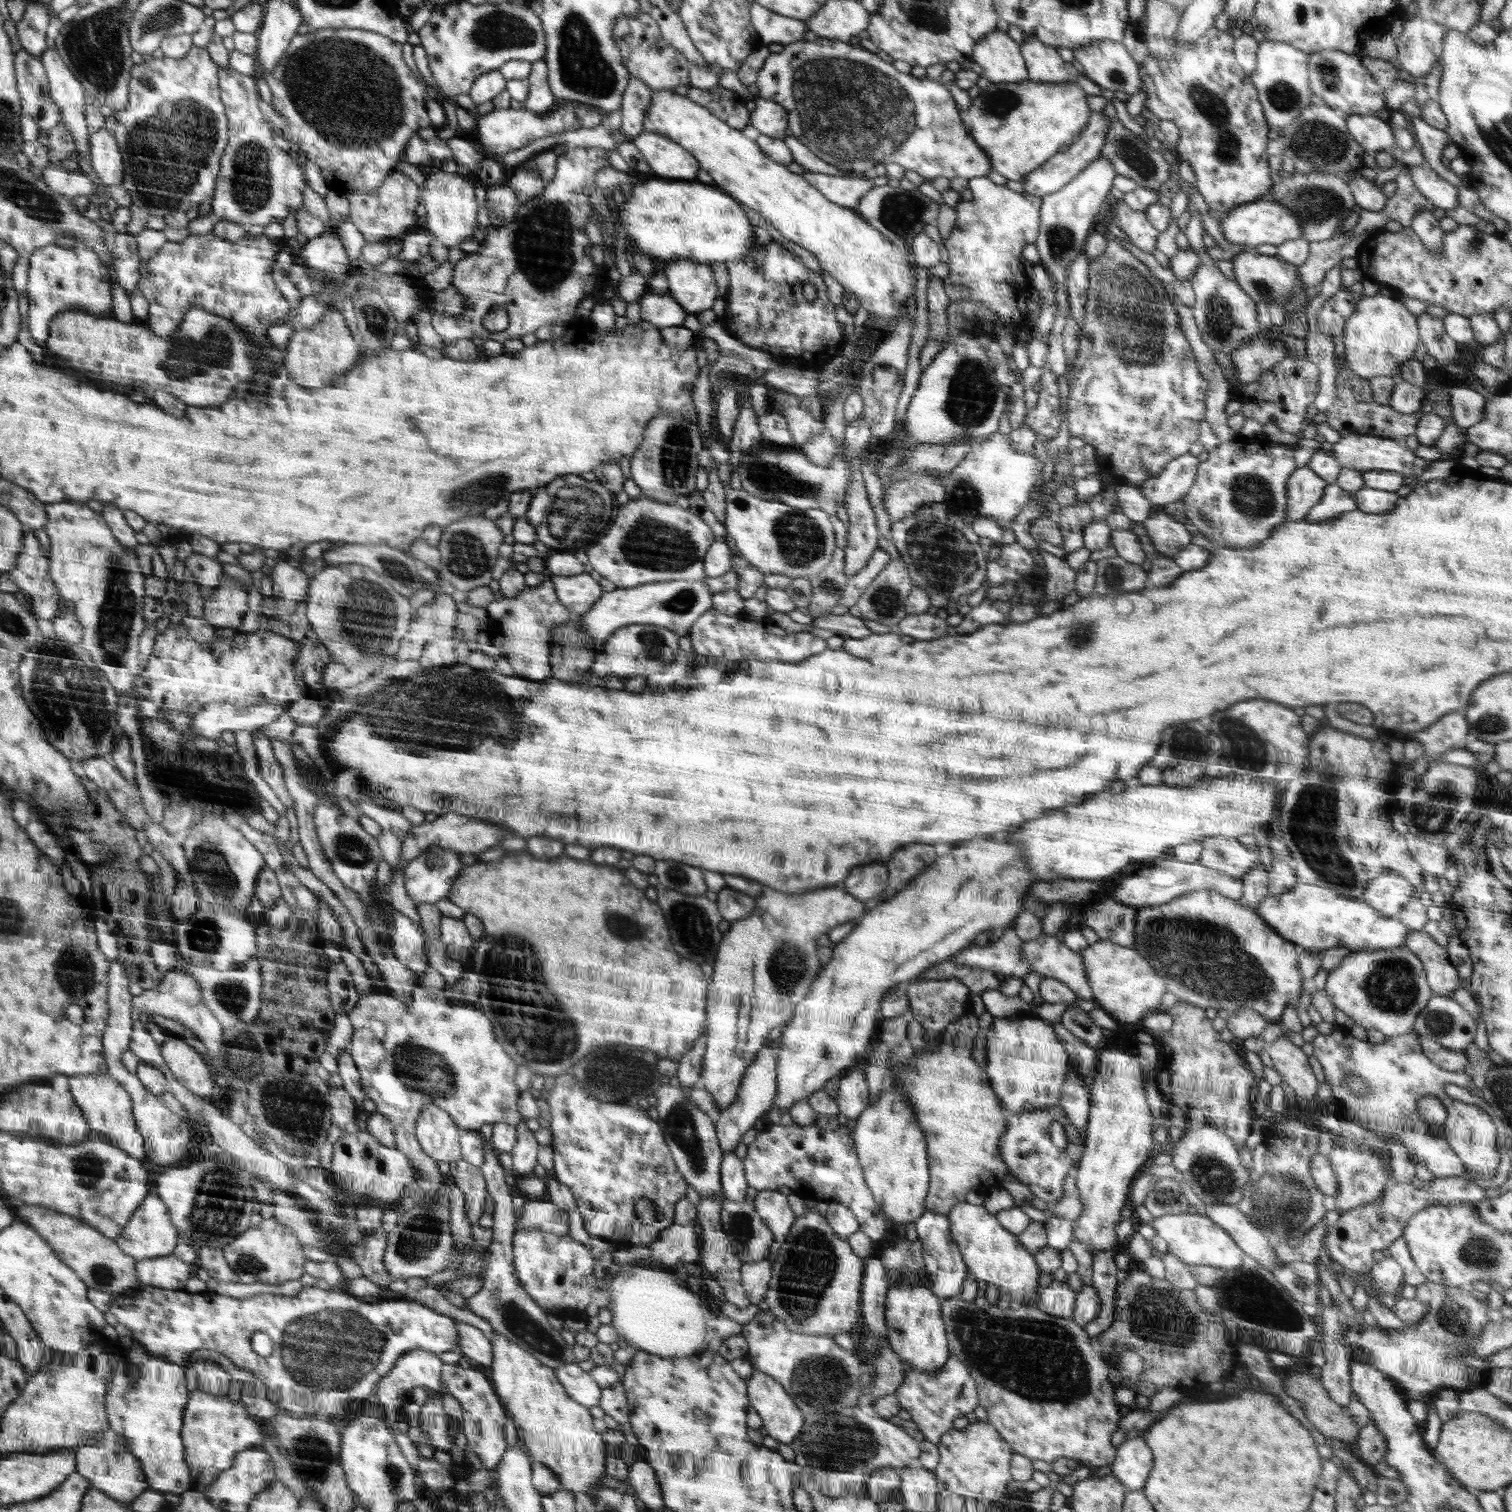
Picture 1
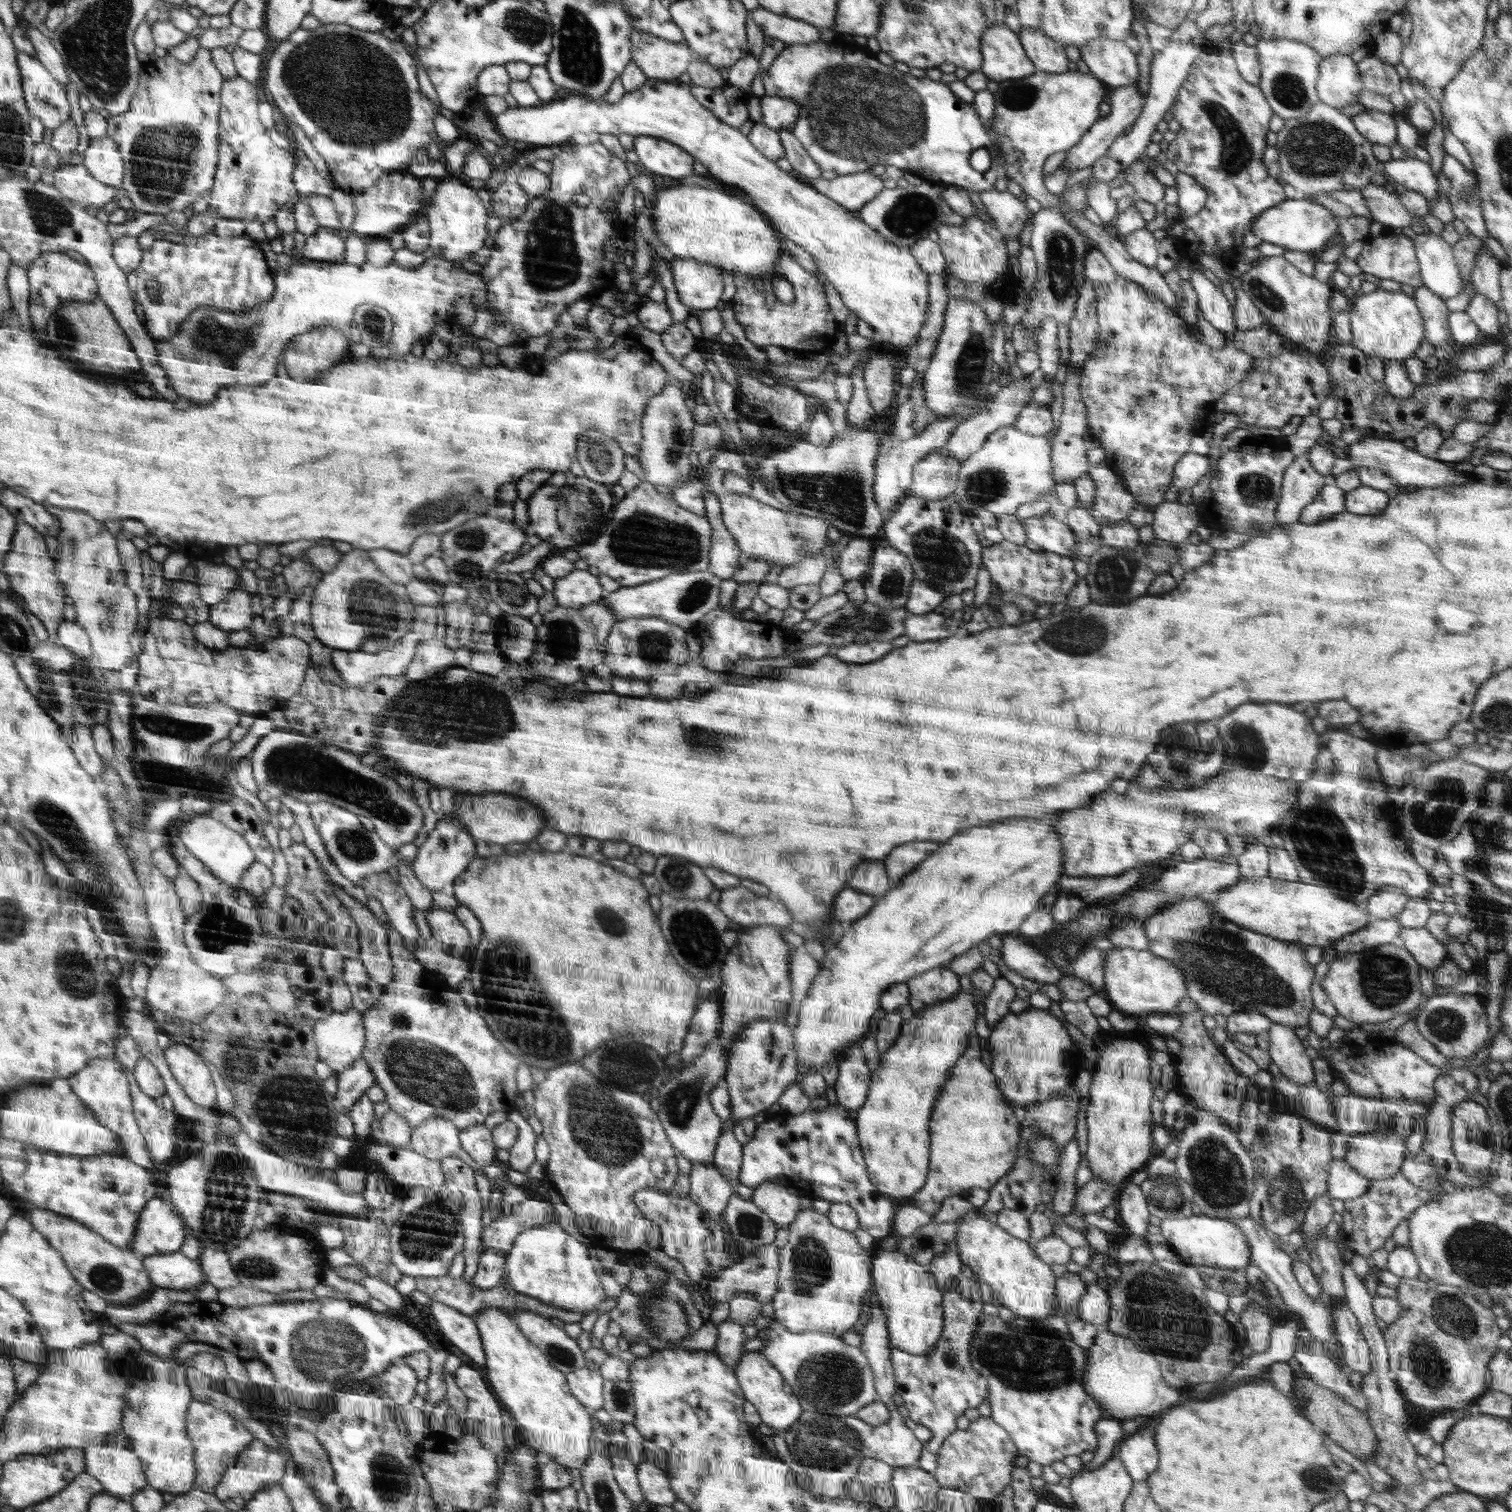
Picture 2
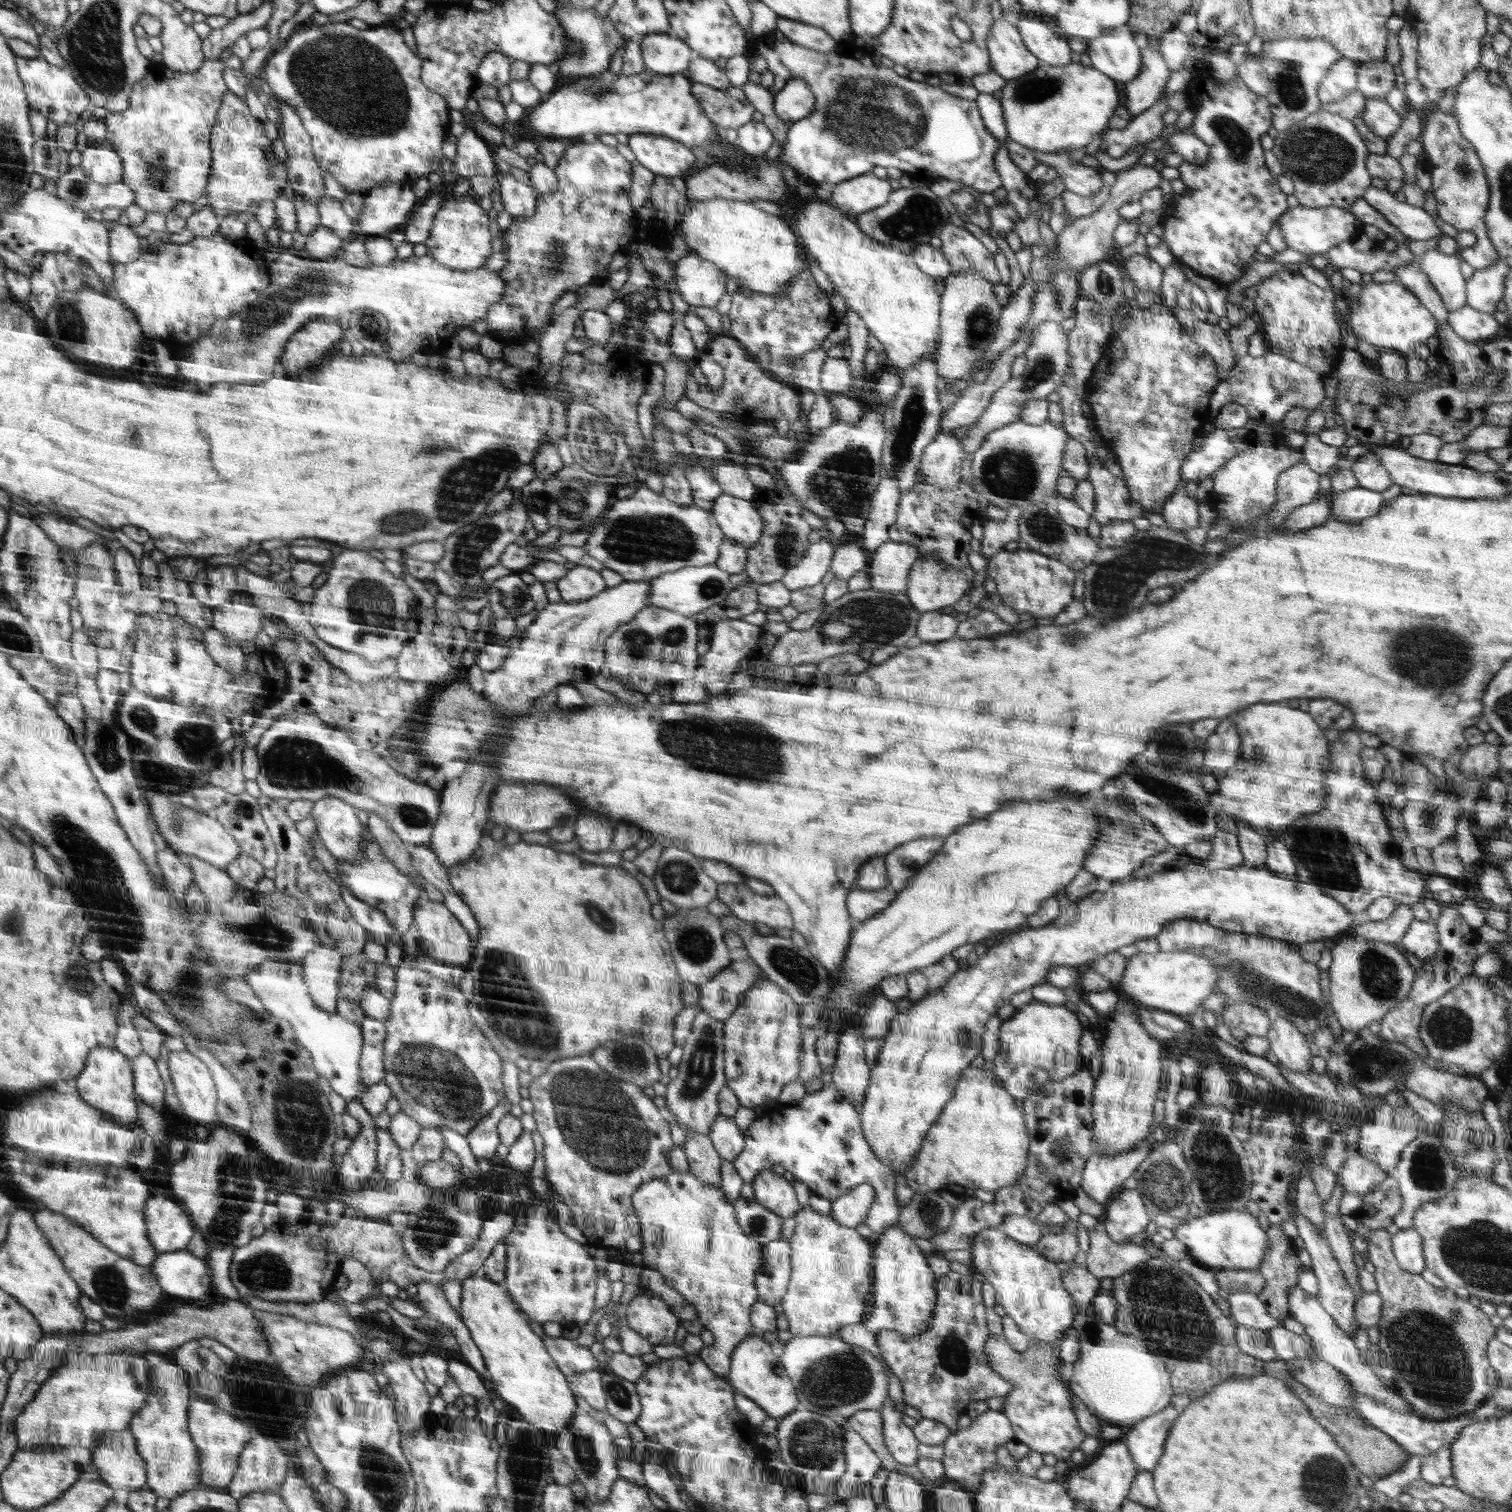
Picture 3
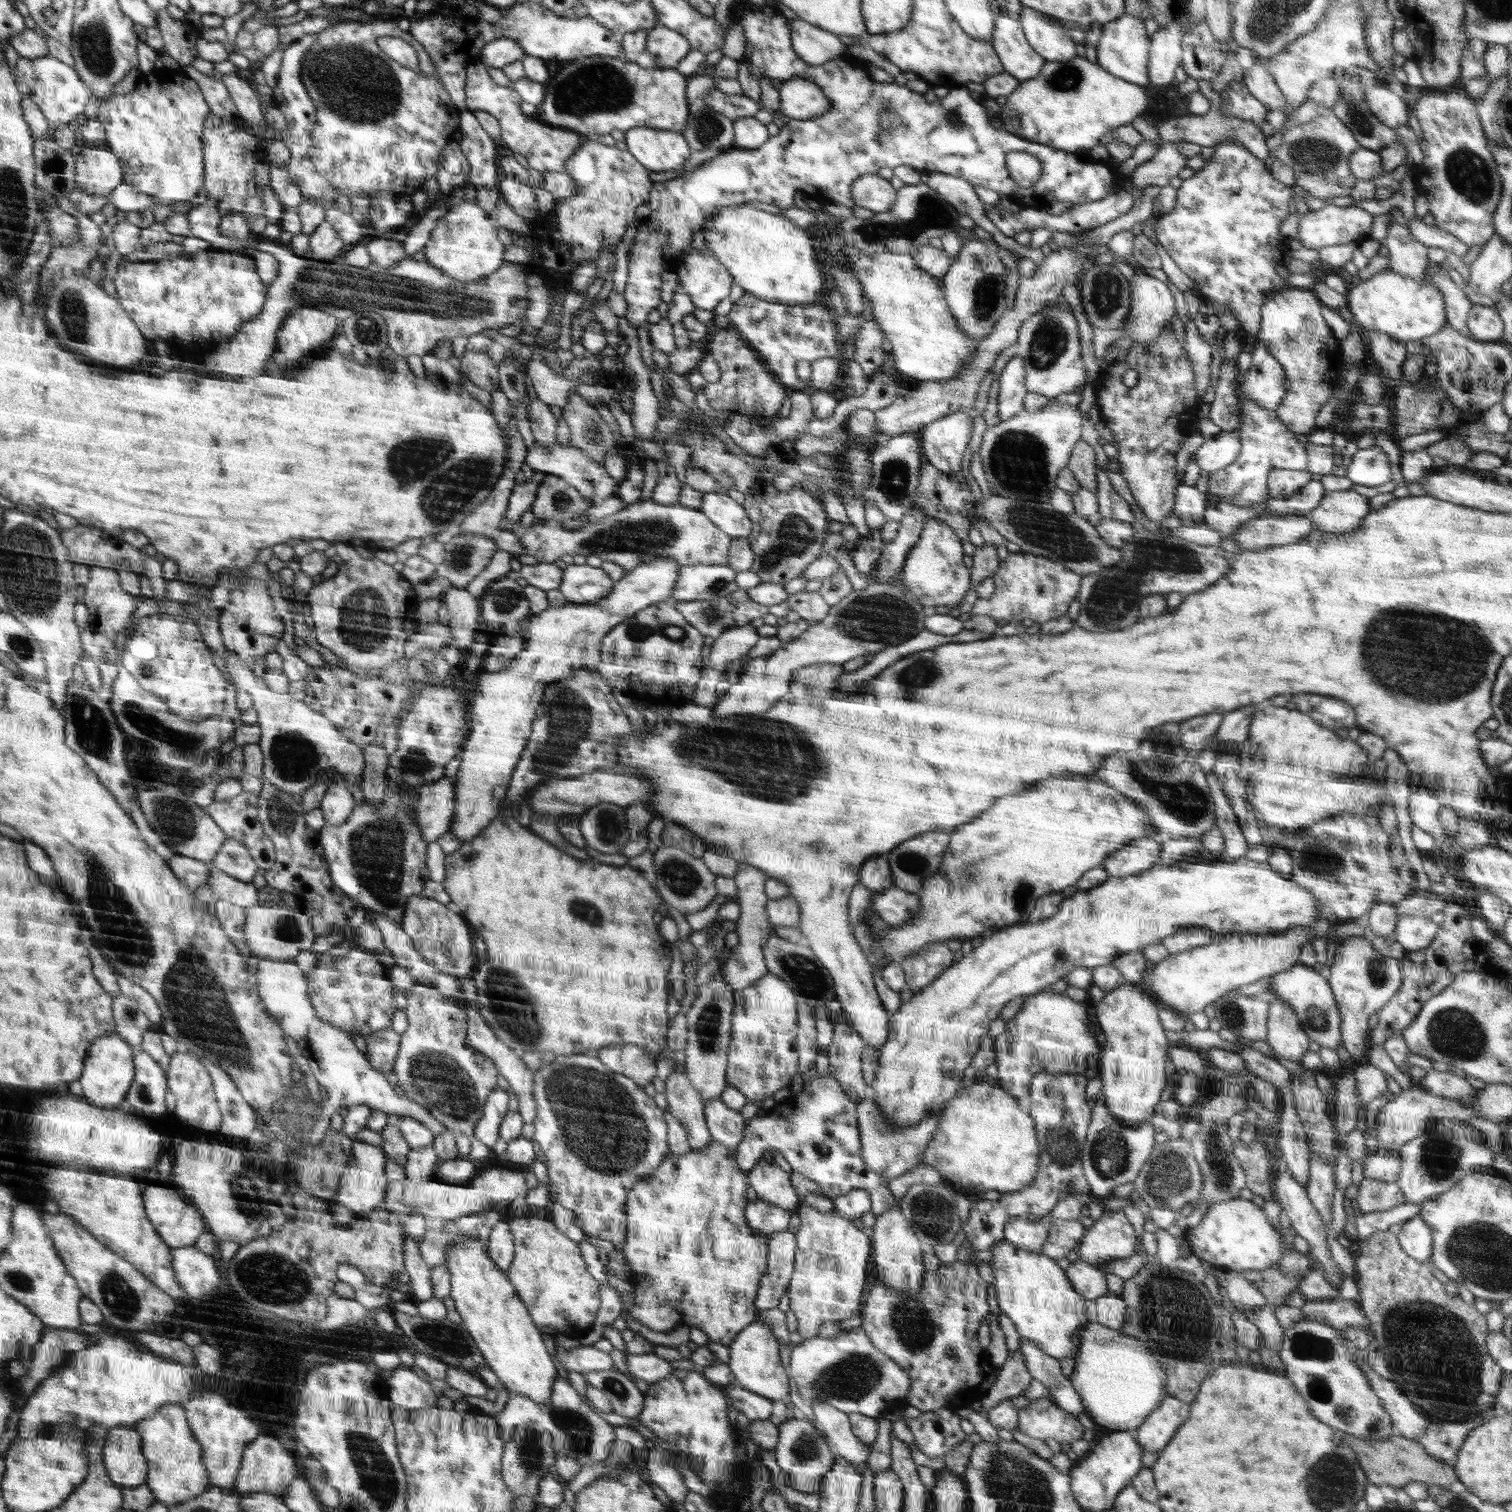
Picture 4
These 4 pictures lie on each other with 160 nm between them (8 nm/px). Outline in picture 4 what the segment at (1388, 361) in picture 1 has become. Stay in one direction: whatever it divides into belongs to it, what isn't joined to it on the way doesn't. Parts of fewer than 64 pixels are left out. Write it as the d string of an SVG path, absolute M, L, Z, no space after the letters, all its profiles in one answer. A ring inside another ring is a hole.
M1385 269L1359 284L1349 285L1346 297L1356 323L1367 332L1382 332L1402 343L1427 339L1447 326L1444 295L1432 280L1414 280Z

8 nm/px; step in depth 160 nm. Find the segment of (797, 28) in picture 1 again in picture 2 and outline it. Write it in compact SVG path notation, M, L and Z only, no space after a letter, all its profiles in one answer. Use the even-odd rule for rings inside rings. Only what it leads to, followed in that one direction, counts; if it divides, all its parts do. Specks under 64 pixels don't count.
M758 7L750 12L752 20L758 28L768 35L788 44L810 44L820 41L818 27L803 20L780 16L765 8Z

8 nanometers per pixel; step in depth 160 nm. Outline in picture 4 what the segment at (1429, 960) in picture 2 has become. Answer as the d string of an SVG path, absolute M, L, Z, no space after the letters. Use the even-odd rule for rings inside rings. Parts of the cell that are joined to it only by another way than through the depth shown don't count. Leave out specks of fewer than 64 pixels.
M1407 914L1397 917L1393 936L1403 950L1416 952L1428 948L1438 930L1439 925L1429 917Z

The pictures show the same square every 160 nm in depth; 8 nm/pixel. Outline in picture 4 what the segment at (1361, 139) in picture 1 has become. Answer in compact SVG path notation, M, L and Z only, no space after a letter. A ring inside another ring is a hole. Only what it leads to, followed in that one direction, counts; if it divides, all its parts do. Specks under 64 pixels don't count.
M1375 84L1365 93L1370 112L1376 116L1382 124L1396 128L1408 124L1409 116L1406 103L1398 96L1390 86Z

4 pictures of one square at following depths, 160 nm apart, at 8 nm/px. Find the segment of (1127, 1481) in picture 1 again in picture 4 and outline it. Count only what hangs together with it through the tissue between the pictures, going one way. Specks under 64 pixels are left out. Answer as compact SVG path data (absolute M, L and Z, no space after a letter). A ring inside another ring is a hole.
M1166 1397L1144 1423L1132 1432L1143 1452L1159 1454L1188 1418L1188 1410L1190 1404L1186 1401L1176 1397Z

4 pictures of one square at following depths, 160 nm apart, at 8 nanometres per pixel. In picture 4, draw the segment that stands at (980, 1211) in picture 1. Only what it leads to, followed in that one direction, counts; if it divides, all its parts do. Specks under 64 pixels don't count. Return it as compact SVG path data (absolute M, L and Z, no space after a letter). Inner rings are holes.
M1001 1240L992 1248L992 1261L990 1266L994 1271L994 1286L996 1286L996 1298L1002 1313L1006 1314L1014 1323L1021 1338L1029 1339L1039 1346L1048 1356L1058 1360L1076 1357L1080 1349L1080 1333L1088 1325L1086 1316L1086 1299L1082 1298L1068 1281L1064 1269L1062 1269L1052 1257L1045 1254L1022 1250L1011 1242Z

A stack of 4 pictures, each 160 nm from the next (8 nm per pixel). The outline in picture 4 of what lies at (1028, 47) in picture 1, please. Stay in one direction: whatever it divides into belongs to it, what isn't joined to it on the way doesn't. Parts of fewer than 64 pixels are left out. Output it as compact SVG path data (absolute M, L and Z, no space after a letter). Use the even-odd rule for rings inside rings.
M1023 7L1019 21L1030 46L1047 61L1067 61L1077 56L1069 26L1061 21L1028 7Z

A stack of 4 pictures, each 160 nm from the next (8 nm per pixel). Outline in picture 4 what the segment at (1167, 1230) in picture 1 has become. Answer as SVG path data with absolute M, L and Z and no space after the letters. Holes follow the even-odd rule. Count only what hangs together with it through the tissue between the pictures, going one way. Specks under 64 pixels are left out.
M1241 1197L1208 1206L1201 1222L1195 1228L1186 1231L1184 1238L1188 1241L1191 1254L1198 1256L1200 1260L1206 1260L1217 1270L1224 1269L1224 1272L1228 1272L1228 1269L1238 1273L1244 1273L1246 1270L1266 1270L1277 1266L1278 1261L1285 1256L1283 1238L1269 1221L1263 1207L1258 1206L1254 1201Z

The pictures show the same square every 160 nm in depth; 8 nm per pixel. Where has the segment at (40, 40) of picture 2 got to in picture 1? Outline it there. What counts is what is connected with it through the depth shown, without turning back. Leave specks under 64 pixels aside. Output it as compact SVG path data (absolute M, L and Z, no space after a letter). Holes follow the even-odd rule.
M47 47L41 56L50 78L50 94L62 112L61 122L73 136L76 154L88 154L91 135L85 116L85 97L88 95L80 81L68 70L56 49Z

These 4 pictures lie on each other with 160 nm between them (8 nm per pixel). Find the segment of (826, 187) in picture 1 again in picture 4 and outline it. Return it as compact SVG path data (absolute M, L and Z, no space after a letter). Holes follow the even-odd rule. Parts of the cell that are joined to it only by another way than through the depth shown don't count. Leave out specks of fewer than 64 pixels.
M866 174L856 179L851 186L853 201L875 213L886 212L896 202L897 190L890 181L879 174Z

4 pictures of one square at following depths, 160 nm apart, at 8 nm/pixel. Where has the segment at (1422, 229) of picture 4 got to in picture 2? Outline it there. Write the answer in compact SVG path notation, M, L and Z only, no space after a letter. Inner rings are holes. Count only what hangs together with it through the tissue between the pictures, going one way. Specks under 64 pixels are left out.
M1370 183L1360 190L1372 220L1381 222L1387 229L1406 228L1414 222L1423 222L1423 217L1413 215L1401 204L1399 195L1391 193L1385 186Z

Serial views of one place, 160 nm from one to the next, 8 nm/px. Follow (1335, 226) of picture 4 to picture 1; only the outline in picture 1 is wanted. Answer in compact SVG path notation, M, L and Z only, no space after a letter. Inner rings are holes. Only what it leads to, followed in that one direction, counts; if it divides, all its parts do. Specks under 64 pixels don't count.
M1260 199L1256 202L1247 202L1237 206L1228 214L1222 215L1220 226L1224 238L1230 245L1243 244L1252 248L1256 248L1261 244L1278 246L1287 240L1298 240L1303 236L1299 218L1283 204L1270 199Z

